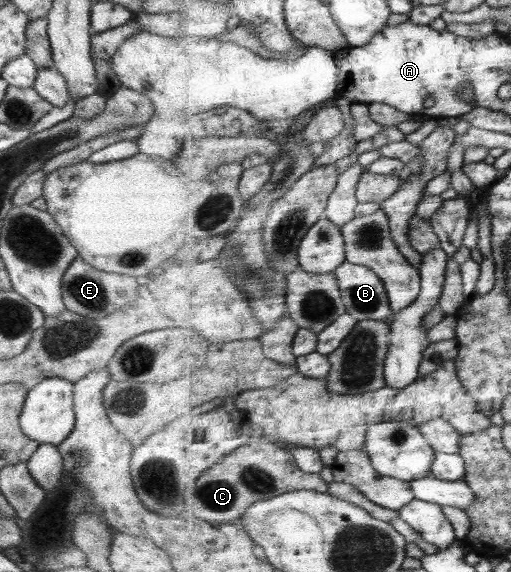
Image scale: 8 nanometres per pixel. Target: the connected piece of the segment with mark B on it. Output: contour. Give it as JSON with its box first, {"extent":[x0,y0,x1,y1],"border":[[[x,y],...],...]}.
{"extent":[335,261,395,321],"border":[[[346,261],[335,273],[347,313],[361,321],[393,319],[395,311],[386,283],[372,267]]]}

